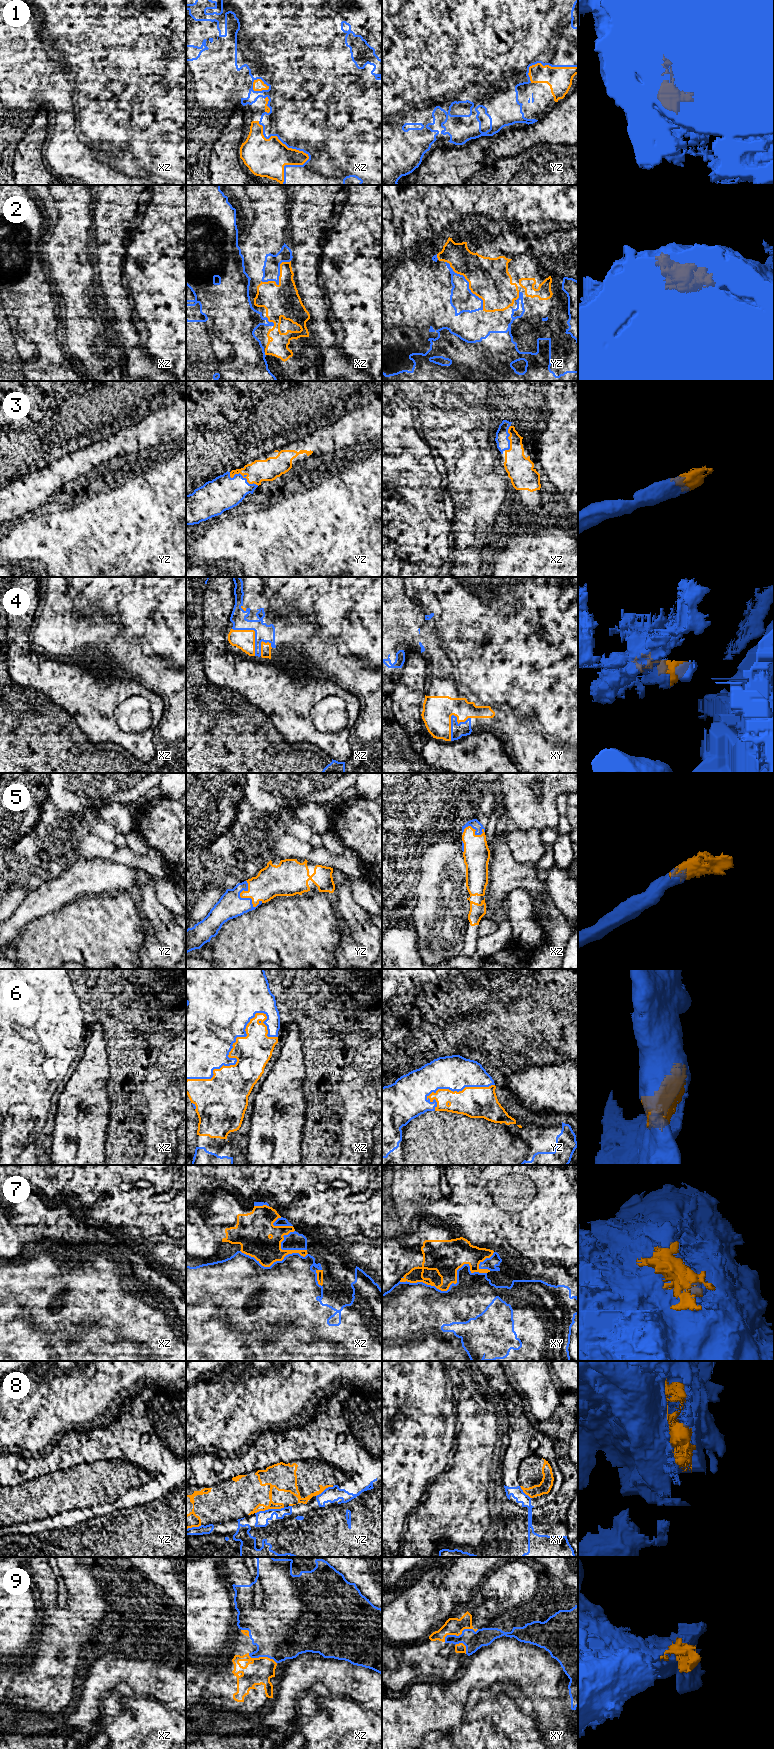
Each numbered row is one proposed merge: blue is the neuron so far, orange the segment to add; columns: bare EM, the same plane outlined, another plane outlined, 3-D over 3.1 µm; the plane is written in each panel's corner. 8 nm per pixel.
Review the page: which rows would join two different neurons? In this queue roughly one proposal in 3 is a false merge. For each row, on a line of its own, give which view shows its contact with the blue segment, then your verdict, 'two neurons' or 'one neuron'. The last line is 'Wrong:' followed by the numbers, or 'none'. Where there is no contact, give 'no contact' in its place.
1: contact in xz; one neuron
2: contact in yz; two neurons
3: contact in yz; one neuron
4: contact in xy; two neurons
5: contact in yz; one neuron
6: contact in xz; one neuron
7: contact in xy; two neurons
8: contact in yz; two neurons
9: contact in xy; one neuron
Wrong: 2, 4, 7, 8

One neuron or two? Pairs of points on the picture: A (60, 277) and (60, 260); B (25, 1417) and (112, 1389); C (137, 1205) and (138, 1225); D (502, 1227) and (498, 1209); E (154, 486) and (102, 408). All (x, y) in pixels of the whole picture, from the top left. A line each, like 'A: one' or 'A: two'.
A: one
B: one
C: one
D: two
E: two

